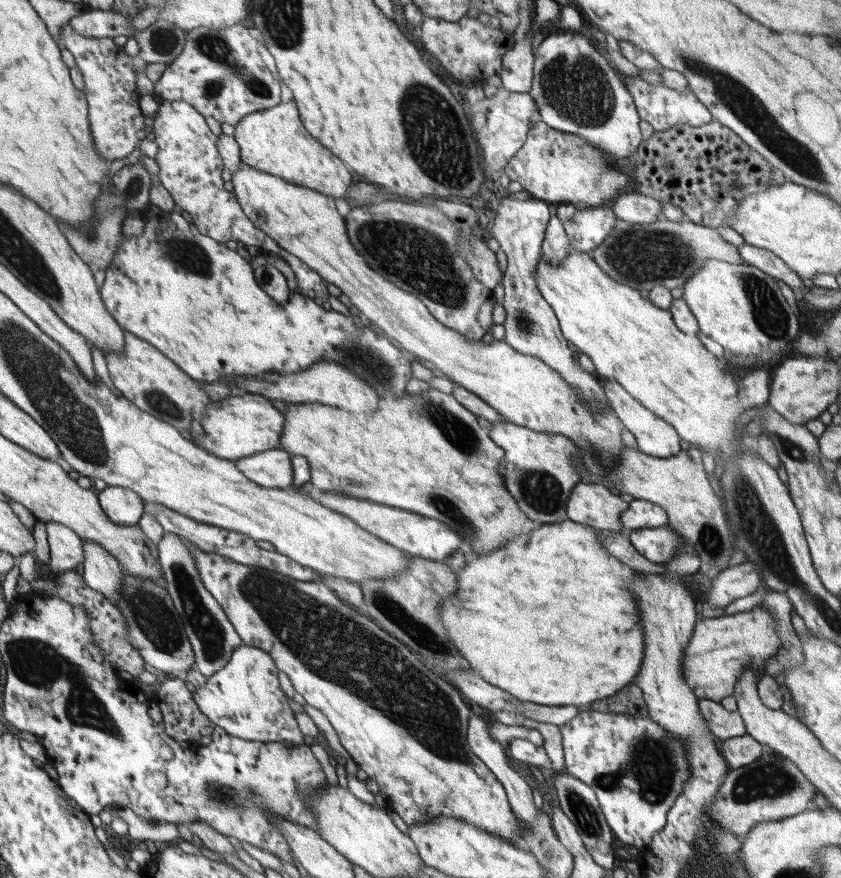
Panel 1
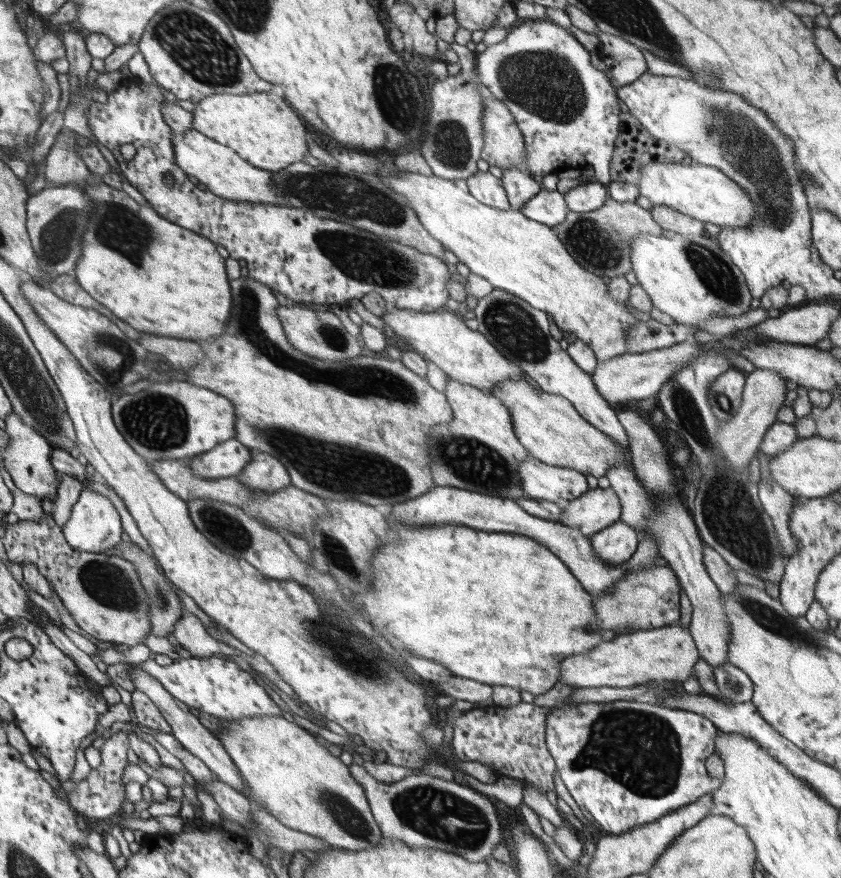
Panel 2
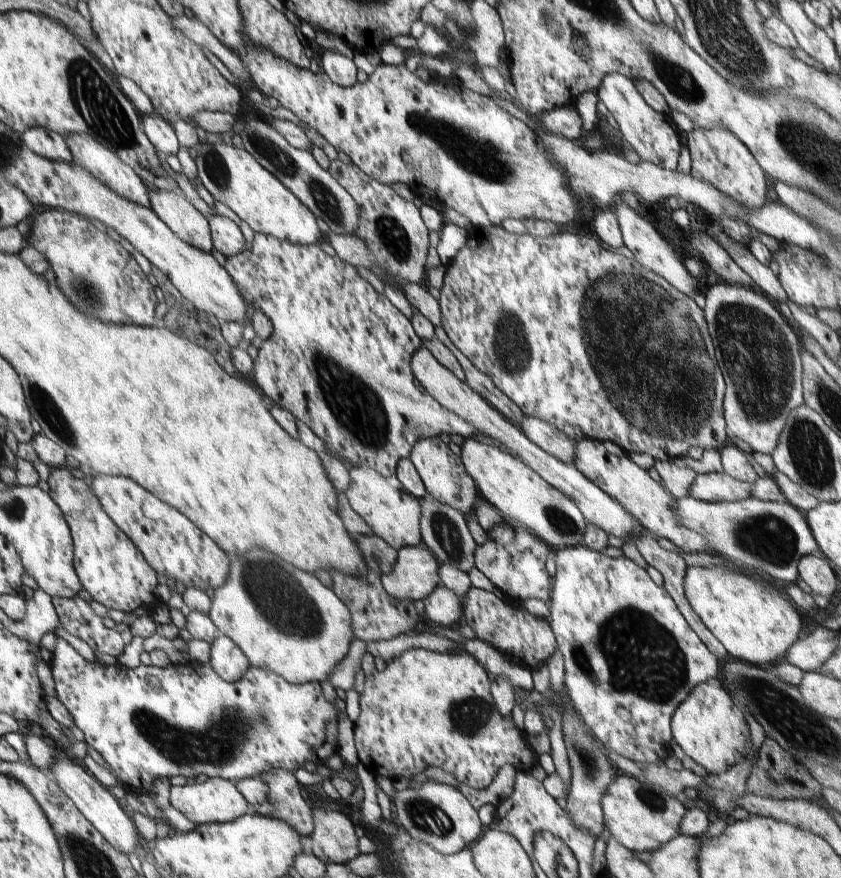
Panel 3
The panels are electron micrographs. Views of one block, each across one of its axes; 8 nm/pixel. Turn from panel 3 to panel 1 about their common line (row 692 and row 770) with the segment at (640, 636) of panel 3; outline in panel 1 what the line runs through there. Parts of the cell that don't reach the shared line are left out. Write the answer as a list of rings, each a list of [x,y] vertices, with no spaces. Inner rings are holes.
[[[581,708],[581,714],[577,714],[573,720],[569,720],[569,724],[559,728],[561,728],[563,756],[565,756],[563,772],[575,776],[595,792],[601,812],[613,836],[619,842],[629,844],[637,850],[647,848],[651,844],[651,838],[665,828],[667,812],[677,800],[677,796],[681,796],[683,784],[691,776],[685,742],[663,730],[651,718],[639,718],[629,714],[605,714],[587,708]]]

